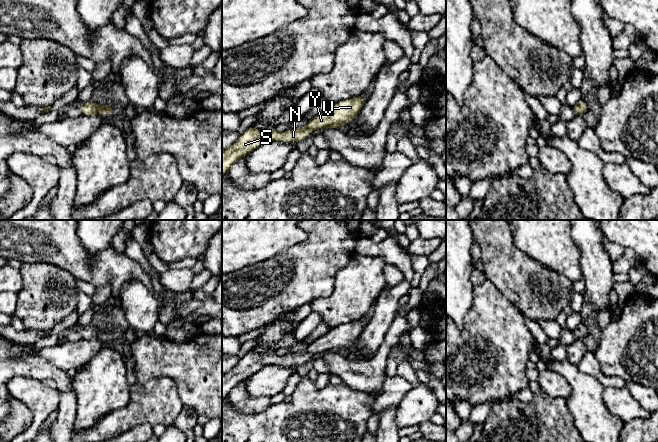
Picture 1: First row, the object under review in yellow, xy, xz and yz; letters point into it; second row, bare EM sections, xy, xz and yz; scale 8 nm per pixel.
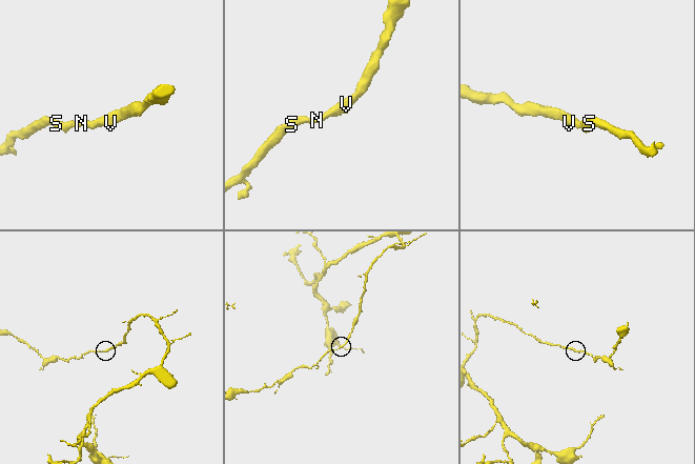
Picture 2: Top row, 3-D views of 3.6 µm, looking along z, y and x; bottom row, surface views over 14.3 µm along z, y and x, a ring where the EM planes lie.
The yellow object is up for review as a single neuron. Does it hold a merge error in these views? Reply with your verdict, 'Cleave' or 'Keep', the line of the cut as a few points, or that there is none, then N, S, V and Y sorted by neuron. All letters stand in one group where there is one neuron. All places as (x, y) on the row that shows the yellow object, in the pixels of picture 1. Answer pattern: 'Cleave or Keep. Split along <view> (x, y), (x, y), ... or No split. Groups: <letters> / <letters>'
Keep. No split. Groups: N S V Y

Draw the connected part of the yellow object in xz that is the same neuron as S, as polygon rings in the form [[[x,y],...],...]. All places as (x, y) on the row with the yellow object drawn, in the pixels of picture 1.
[[[362,95],[332,104],[322,113],[309,121],[304,128],[292,129],[283,133],[275,128],[258,130],[249,128],[240,134],[238,140],[228,149],[222,149],[222,176],[240,158],[257,148],[263,141],[294,142],[305,139],[312,131],[320,128],[337,128],[359,114],[365,100]]]

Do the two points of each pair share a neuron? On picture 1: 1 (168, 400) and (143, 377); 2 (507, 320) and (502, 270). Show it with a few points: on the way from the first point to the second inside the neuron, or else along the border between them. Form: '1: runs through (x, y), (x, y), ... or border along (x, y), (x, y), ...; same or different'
1: border along (170, 377), (155, 376), (145, 382), (138, 382); different
2: border along (489, 280), (521, 314); different

